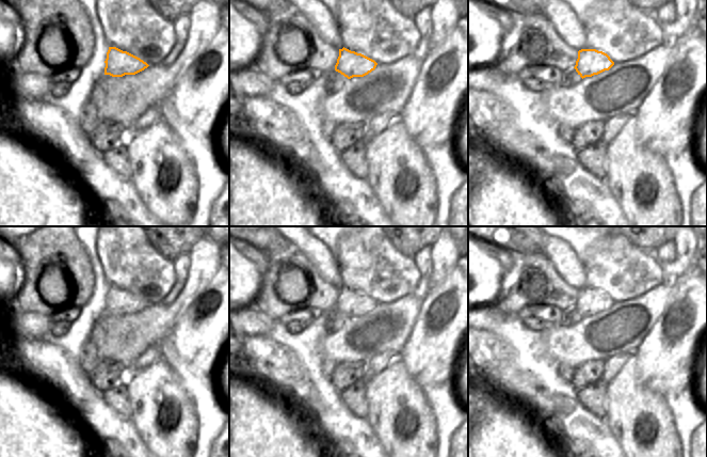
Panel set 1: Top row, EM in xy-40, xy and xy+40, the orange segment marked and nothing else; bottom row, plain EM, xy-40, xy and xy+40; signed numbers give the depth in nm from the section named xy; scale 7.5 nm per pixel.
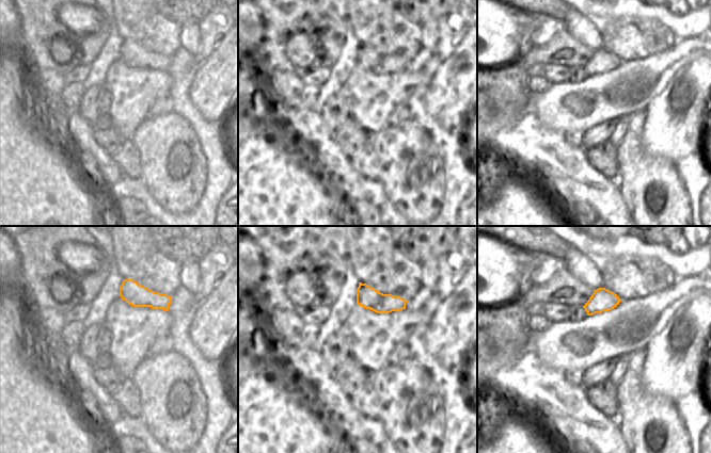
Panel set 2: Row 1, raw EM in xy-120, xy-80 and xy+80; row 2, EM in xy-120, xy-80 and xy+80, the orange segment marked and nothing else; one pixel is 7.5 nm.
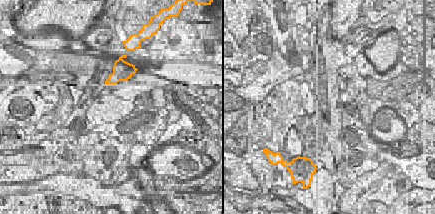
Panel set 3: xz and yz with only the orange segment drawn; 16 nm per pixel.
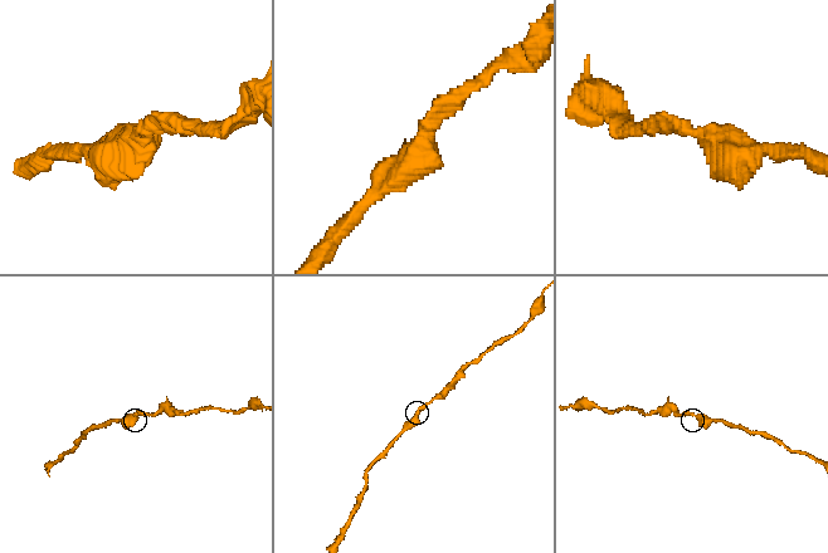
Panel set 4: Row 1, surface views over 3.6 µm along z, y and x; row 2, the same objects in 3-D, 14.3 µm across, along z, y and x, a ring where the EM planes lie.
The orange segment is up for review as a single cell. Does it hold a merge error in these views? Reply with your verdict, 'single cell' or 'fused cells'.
single cell

